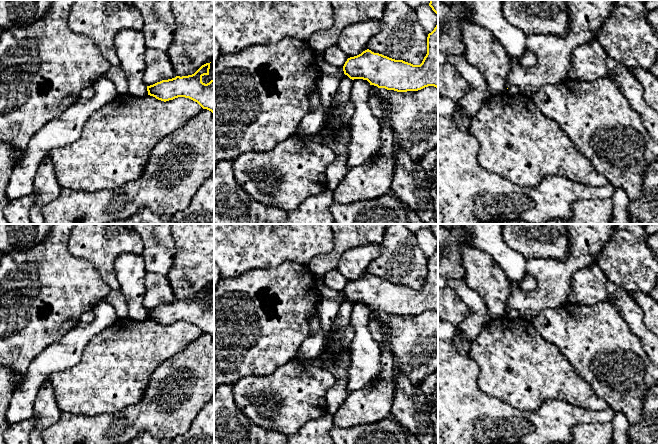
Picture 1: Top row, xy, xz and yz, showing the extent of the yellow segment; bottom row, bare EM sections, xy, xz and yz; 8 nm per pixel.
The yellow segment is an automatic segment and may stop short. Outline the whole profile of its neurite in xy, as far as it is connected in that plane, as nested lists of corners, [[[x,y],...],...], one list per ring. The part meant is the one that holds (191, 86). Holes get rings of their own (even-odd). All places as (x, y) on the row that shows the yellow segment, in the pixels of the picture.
[[[210,63],[202,65],[194,74],[188,76],[176,76],[175,78],[162,80],[153,85],[147,86],[148,95],[161,101],[169,101],[178,97],[189,98],[197,102],[203,109],[214,114],[214,79],[205,84],[202,82],[204,75],[209,75]]]

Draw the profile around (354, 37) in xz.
[[[381,19],[349,24],[341,31],[337,46],[348,58],[357,56],[382,27]]]

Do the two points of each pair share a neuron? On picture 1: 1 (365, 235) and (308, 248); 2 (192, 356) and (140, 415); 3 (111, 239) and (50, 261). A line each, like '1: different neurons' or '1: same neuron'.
1: different neurons
2: same neuron
3: different neurons

